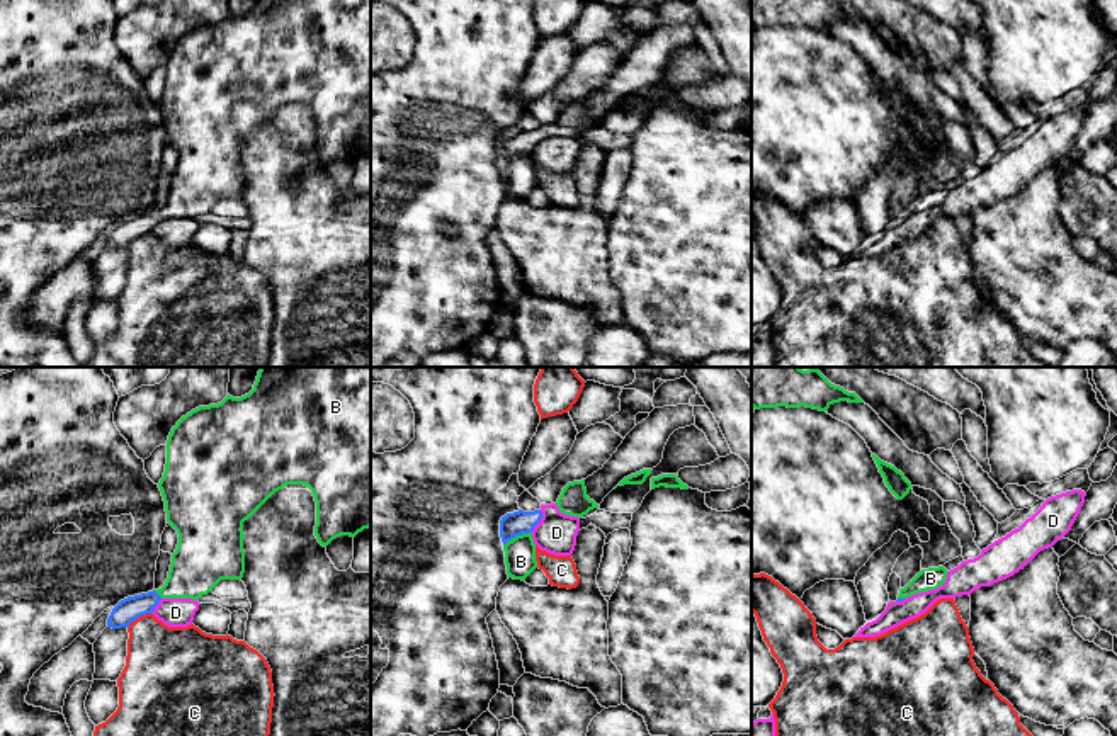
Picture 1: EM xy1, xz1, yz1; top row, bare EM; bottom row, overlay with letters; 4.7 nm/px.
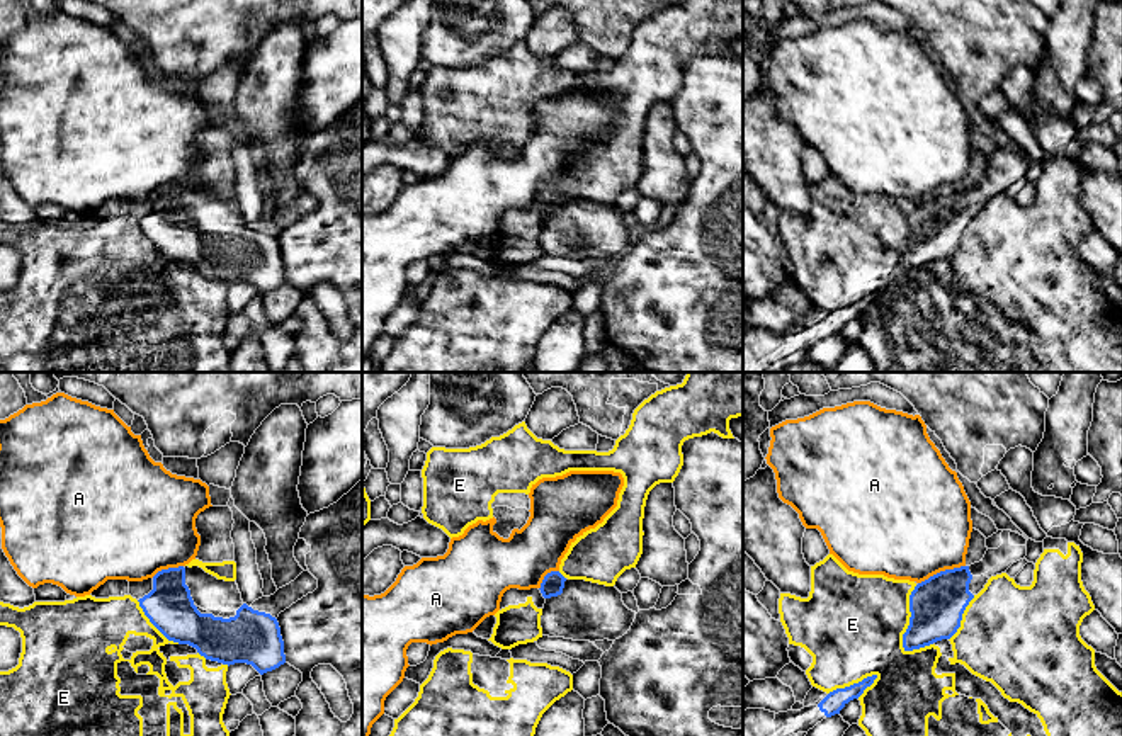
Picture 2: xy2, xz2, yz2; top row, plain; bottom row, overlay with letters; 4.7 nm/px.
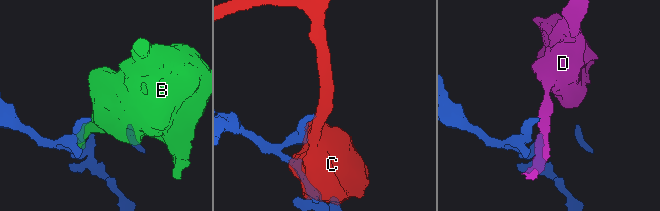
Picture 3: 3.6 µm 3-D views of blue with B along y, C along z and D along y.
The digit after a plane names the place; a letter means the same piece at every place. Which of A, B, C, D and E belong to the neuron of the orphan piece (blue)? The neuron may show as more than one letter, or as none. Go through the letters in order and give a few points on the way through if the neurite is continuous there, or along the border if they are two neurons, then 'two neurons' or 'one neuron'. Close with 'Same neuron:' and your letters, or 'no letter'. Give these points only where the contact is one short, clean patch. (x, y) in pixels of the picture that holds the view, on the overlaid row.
A: along yz2 (964, 565), (940, 570), (918, 583) | two neurons
B: two neurons
C: two neurons
D: along xz1 (541, 510), (541, 520), (531, 532) | two neurons
E: two neurons
Same neuron: no letter

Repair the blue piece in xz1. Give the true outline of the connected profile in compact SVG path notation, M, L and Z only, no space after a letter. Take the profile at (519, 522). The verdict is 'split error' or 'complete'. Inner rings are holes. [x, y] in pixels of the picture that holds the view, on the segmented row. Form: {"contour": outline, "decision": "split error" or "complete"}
{"contour": "M519 510L502 517L500 537L503 546L517 535L532 532L534 527L541 522L541 518L542 518L541 510L534 510L534 512Z", "decision": "complete"}

